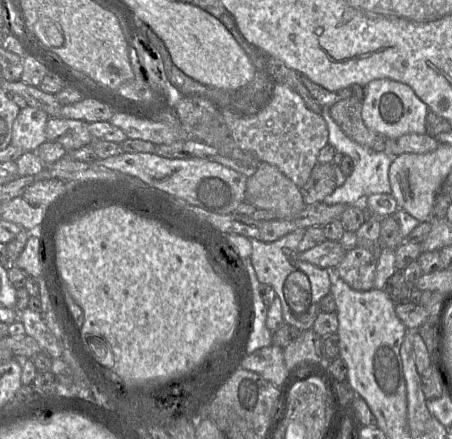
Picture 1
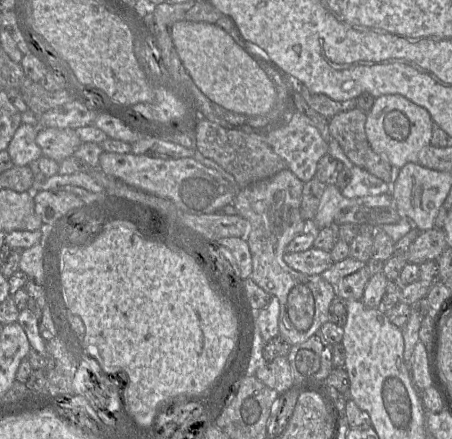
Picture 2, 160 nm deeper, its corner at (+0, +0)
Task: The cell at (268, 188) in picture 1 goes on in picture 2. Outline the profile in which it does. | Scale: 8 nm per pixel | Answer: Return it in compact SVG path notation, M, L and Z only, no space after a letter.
M286 168L271 178L240 189L231 203L237 210L237 215L250 223L250 232L247 235L252 257L250 278L270 296L278 298L279 334L291 346L307 341L329 321L329 307L336 299L332 285L321 275L298 272L290 268L283 259L287 245L309 229L309 223L300 214L303 185L304 183Z

